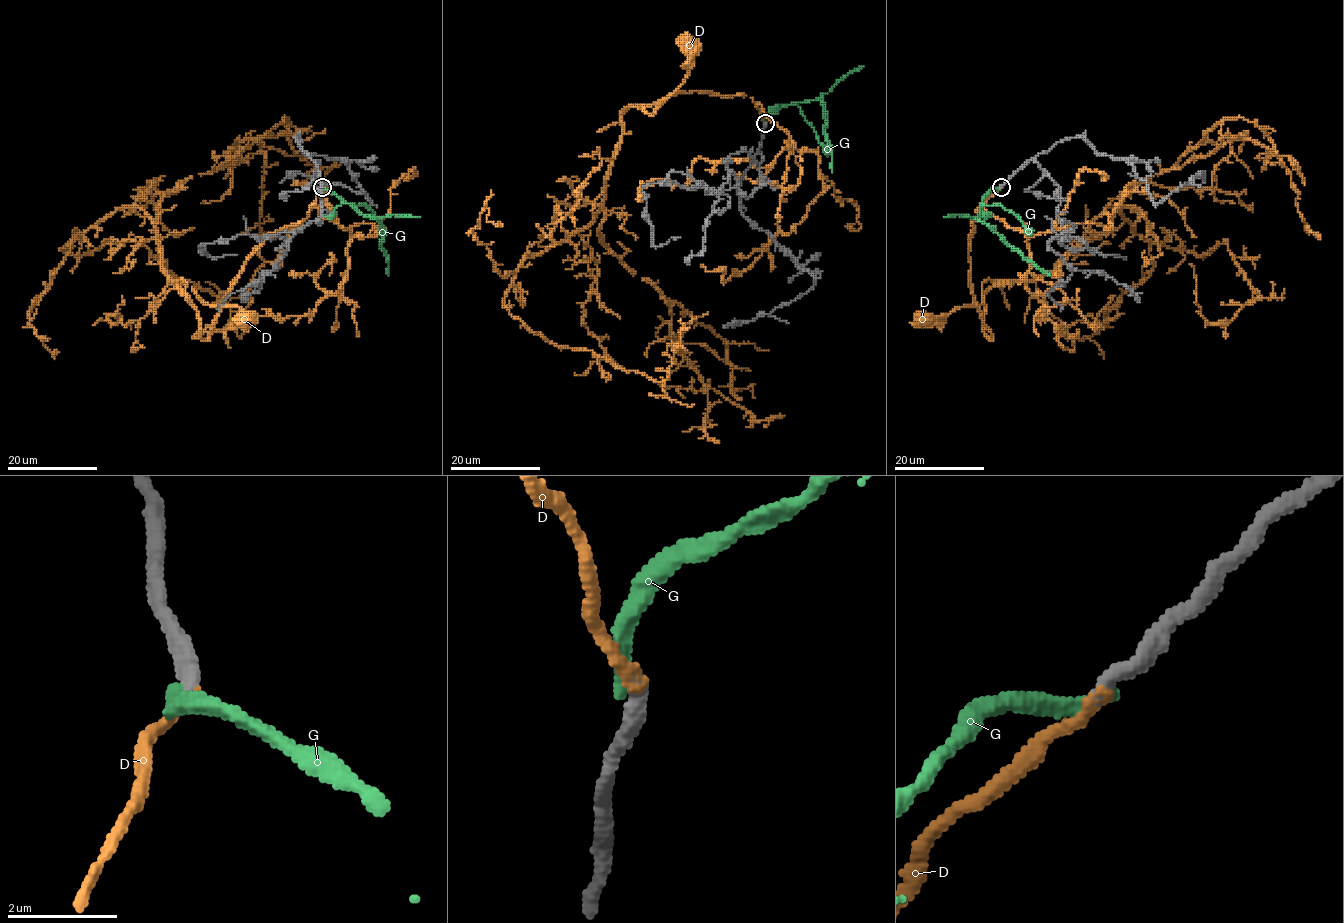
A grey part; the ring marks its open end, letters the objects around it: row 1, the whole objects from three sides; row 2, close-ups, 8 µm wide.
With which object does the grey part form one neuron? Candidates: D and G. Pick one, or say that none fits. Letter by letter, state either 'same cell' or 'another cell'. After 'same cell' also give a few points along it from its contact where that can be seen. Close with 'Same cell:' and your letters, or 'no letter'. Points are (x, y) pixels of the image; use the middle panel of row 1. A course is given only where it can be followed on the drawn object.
D: same cell; it runs (765, 124), (758, 105), (745, 96), (692, 91), (675, 92), (666, 99), (691, 66), (686, 45)
G: another cell
Same cell: D

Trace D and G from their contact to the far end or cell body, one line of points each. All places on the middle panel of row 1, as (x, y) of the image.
D: (765, 124), (758, 105), (745, 96), (692, 91), (675, 92), (666, 99), (691, 66), (686, 45)
G: (764, 124), (767, 116), (785, 105), (818, 99), (823, 107), (824, 137), (830, 146), (831, 172)

